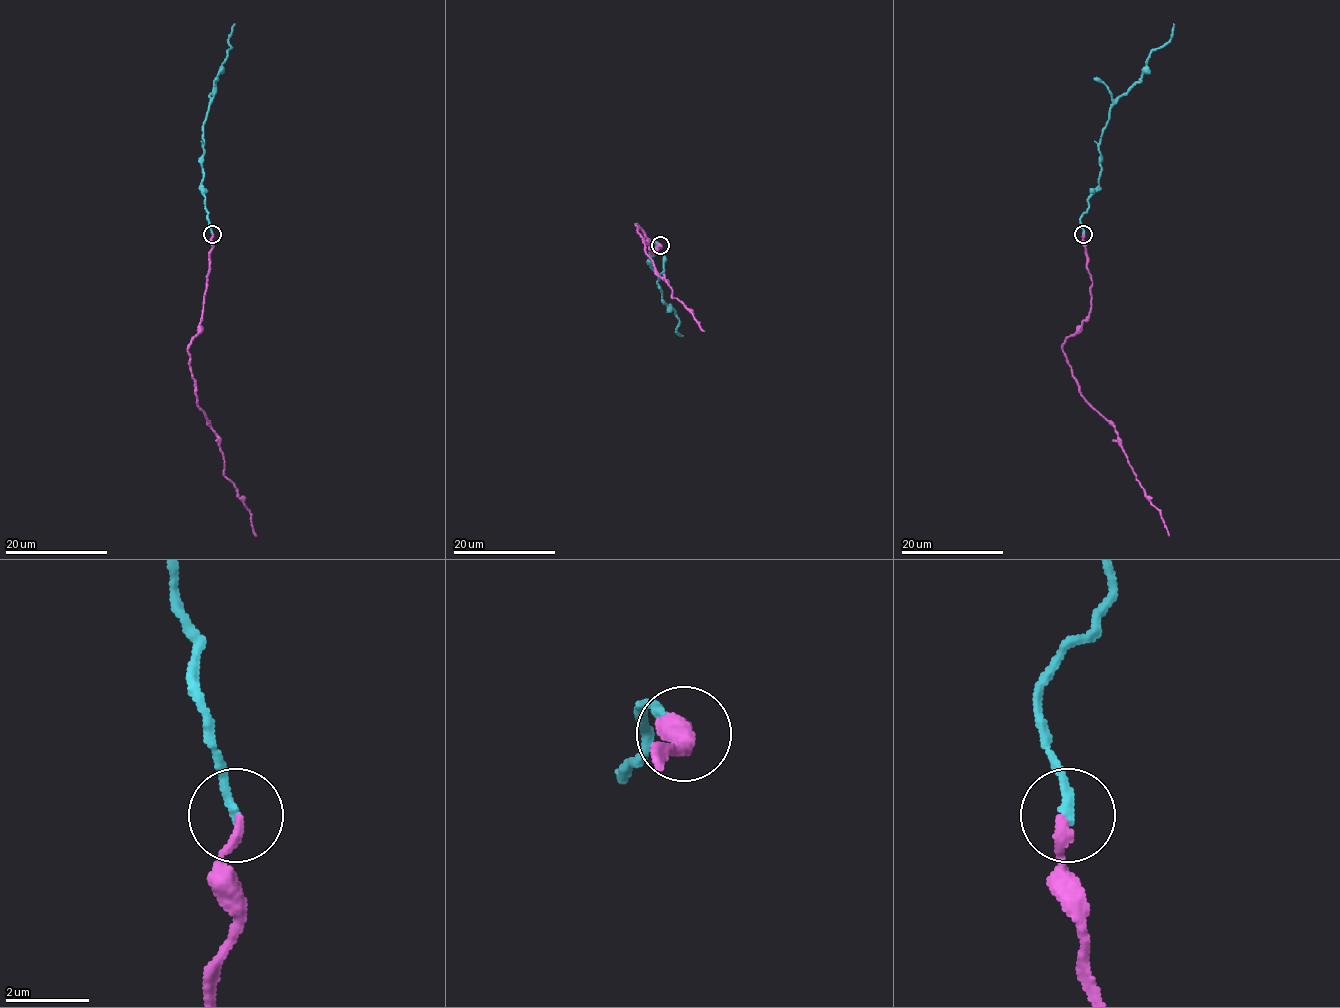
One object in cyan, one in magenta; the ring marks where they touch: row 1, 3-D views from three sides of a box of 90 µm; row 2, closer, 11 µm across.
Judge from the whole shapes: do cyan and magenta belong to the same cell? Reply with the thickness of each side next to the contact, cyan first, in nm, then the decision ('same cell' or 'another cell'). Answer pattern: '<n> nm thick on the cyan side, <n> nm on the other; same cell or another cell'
220 nm thick on the cyan side, 220 nm on the other; same cell

